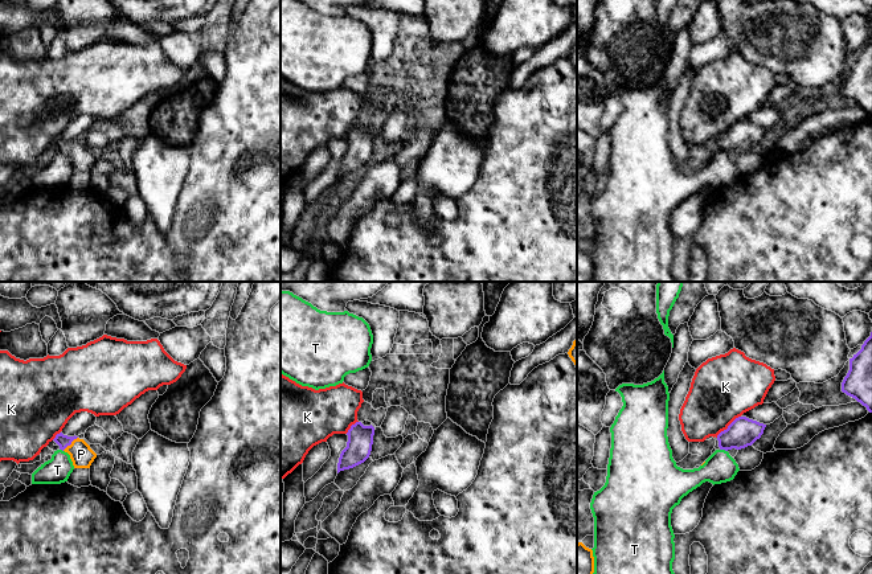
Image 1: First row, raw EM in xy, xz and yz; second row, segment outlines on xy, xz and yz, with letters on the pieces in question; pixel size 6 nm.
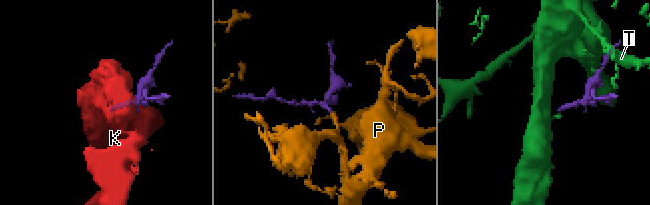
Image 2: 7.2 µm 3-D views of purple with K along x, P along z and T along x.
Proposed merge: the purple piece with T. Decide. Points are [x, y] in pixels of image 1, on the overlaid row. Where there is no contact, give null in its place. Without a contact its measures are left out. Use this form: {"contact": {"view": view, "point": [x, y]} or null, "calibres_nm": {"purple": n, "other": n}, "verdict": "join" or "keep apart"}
{"contact": {"view": "yz", "point": [724, 449]}, "calibres_nm": {"purple": 180, "other": 190}, "verdict": "keep apart"}

